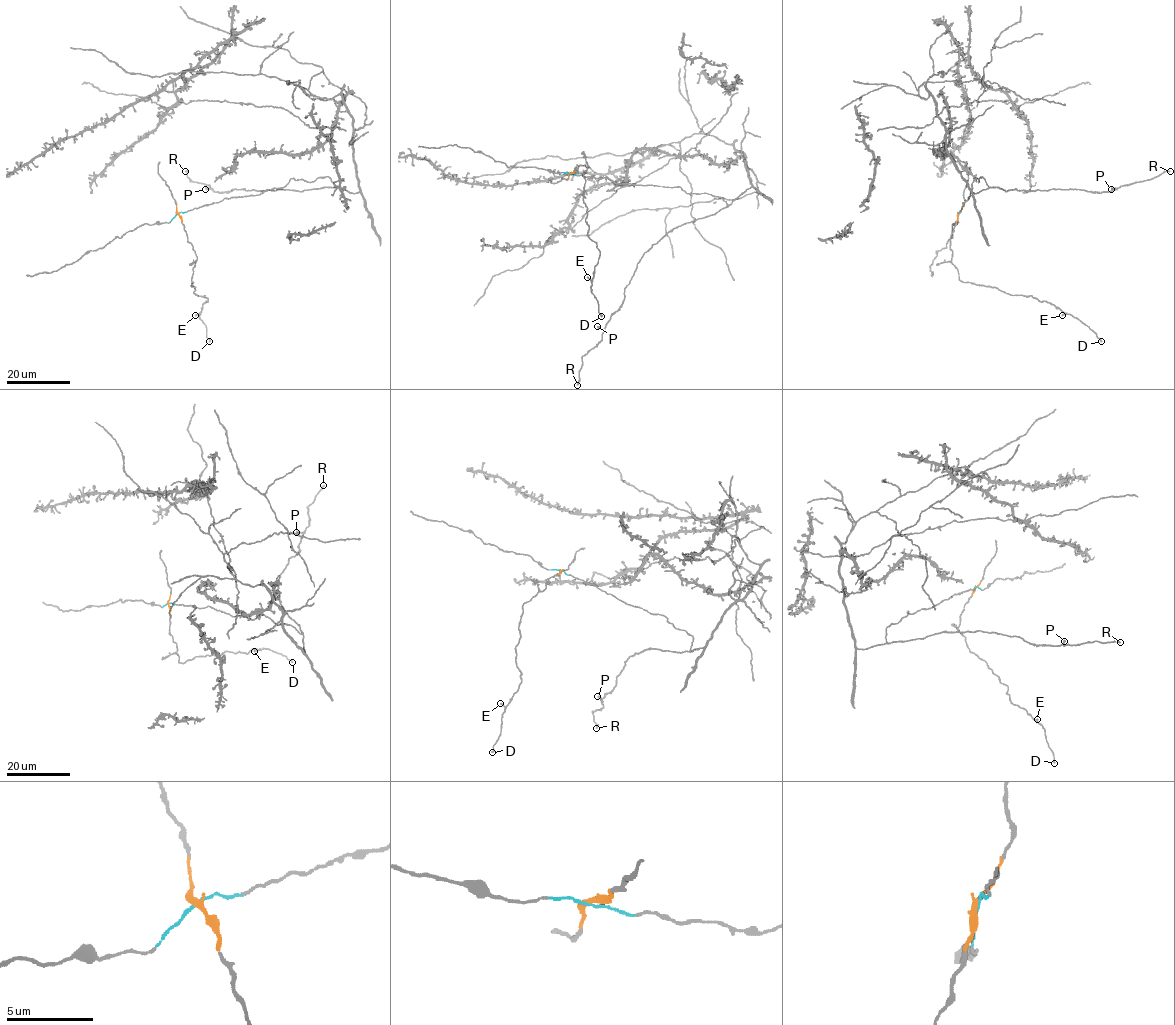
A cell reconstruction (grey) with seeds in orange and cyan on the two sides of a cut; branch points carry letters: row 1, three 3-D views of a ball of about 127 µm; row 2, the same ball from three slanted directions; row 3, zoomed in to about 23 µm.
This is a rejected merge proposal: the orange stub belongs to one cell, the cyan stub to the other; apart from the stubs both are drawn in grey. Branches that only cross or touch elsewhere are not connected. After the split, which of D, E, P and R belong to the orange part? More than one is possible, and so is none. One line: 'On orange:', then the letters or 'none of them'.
On orange: D, E

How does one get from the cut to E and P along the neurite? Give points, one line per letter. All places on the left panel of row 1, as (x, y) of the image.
E: (177, 214), (197, 257), (191, 286), (195, 287), (196, 295), (208, 299), (195, 315)
P: (177, 214), (282, 188), (291, 178), (311, 182), (327, 176), (334, 187), (205, 189)

